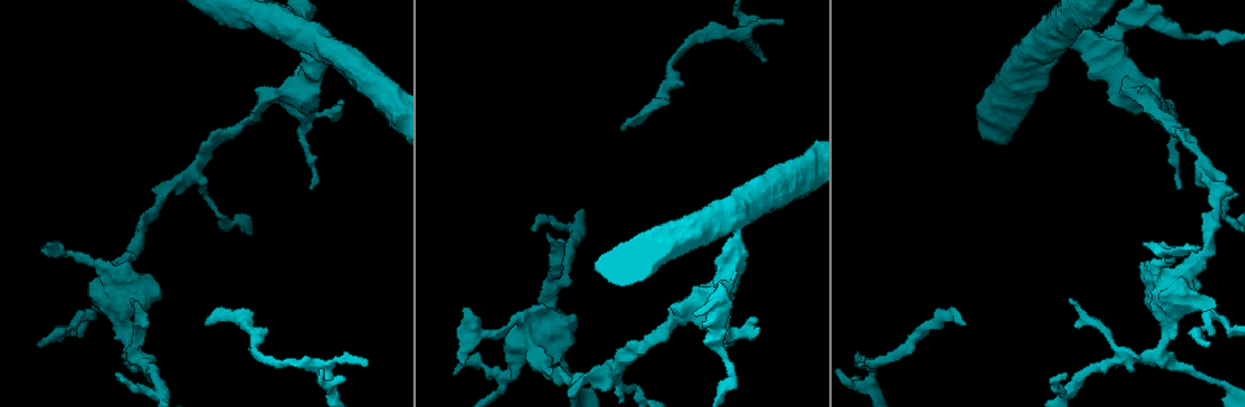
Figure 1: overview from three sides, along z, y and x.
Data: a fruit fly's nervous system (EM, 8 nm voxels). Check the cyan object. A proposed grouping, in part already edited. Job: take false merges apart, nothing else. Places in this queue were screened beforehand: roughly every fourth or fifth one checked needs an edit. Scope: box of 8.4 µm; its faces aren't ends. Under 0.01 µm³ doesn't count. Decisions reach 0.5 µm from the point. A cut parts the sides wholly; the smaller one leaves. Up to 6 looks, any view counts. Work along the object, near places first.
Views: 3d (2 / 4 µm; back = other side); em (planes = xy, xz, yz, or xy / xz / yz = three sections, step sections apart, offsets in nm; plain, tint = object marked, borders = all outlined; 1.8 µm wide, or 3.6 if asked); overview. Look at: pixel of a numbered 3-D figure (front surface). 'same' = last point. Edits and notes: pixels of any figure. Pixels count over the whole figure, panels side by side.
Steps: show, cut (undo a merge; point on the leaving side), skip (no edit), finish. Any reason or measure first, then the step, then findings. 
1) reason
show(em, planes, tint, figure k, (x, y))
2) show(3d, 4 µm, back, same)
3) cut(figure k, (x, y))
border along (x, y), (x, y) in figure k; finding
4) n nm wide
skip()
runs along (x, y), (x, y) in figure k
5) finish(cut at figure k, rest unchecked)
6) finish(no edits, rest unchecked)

two arms in line, one across
show(em, planes, tint, figure 1, (1207, 177))

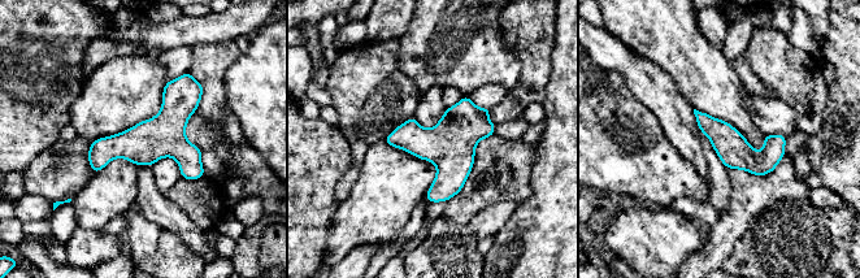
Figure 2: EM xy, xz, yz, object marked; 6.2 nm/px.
skip()
runs along (191, 81), (95, 168) in figure 2; all the same neuron

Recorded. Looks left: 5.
calibre changes
show(em, yz, step 16, tint, figure 1, (303, 126))

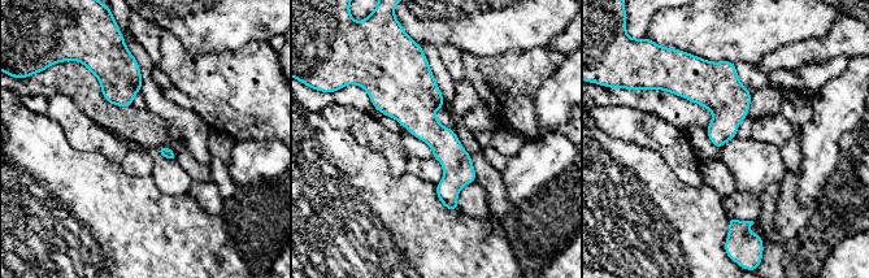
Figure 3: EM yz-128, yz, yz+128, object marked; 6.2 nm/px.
skip()
runs along (422, 60), (453, 207) in figure 3; continuous, no second neuron

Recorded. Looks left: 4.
sudden change in width
show(em, xy, step 4, tint, figure 1, (504, 375))

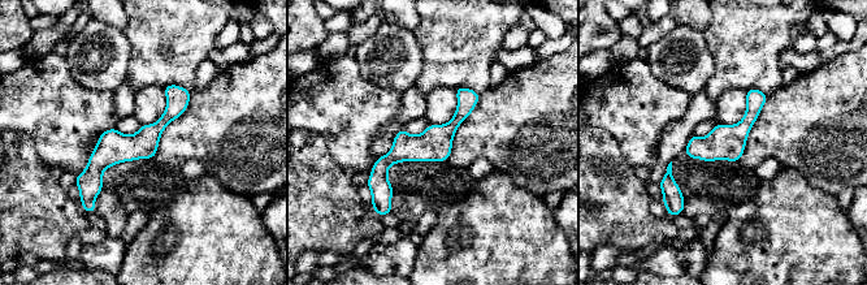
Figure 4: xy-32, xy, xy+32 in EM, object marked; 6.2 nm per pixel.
cut it another way
show(em, planes, tint, same)

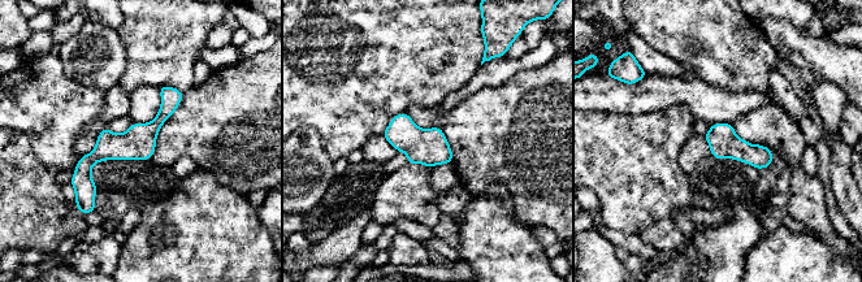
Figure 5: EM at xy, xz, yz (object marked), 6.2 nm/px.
skip()
runs along (178, 94), (135, 143), (85, 166), (87, 200) in figure 5; all the same neuron

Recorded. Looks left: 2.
finish(no edits, rest unchecked)

